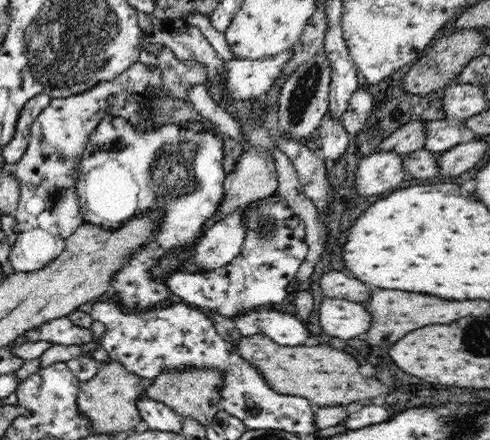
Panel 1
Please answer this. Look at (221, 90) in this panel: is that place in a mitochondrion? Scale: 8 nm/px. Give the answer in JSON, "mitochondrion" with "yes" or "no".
{"mitochondrion":"no"}

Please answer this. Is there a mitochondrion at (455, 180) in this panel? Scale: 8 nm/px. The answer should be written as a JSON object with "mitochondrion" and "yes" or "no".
{"mitochondrion":"no"}

